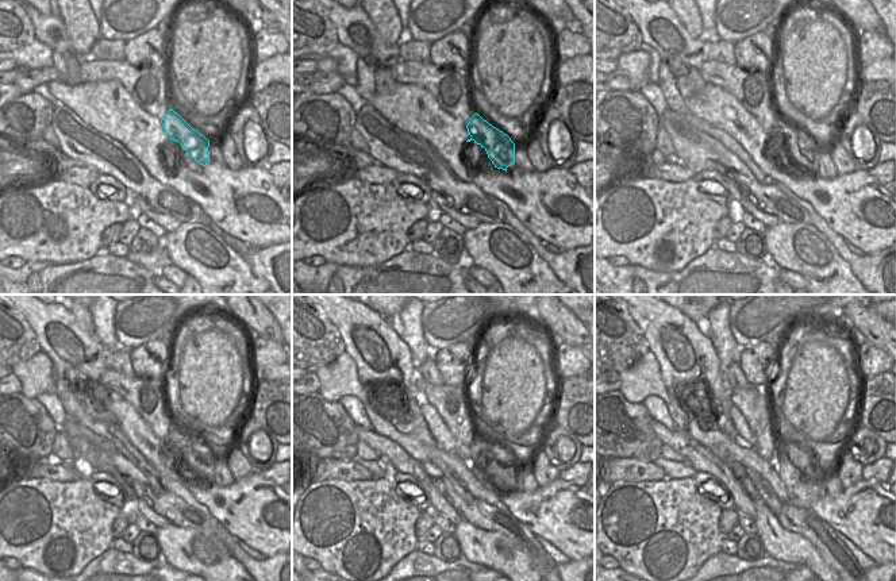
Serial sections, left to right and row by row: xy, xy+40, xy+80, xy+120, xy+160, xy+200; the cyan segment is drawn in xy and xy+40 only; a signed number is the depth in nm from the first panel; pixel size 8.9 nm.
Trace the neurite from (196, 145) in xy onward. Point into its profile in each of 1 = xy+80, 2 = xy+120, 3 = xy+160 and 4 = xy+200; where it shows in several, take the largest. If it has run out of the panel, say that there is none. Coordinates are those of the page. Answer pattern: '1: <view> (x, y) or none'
1: xy+80 (796, 142)
2: xy+120 (189, 447)
3: xy+160 (506, 483)
4: xy+200 (802, 493)

